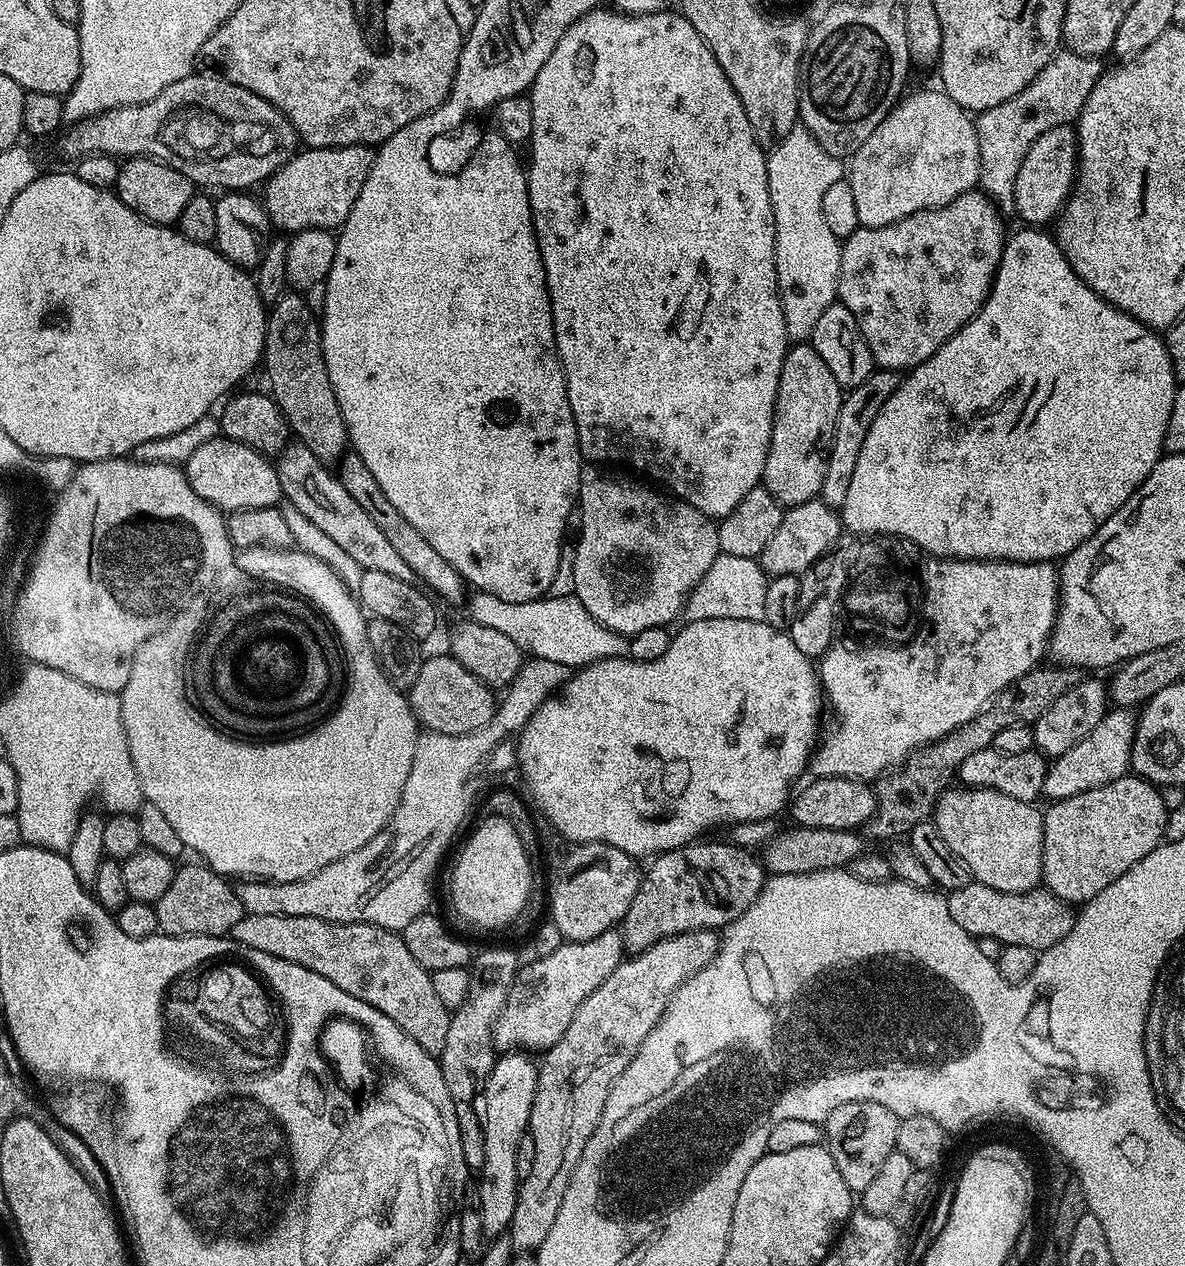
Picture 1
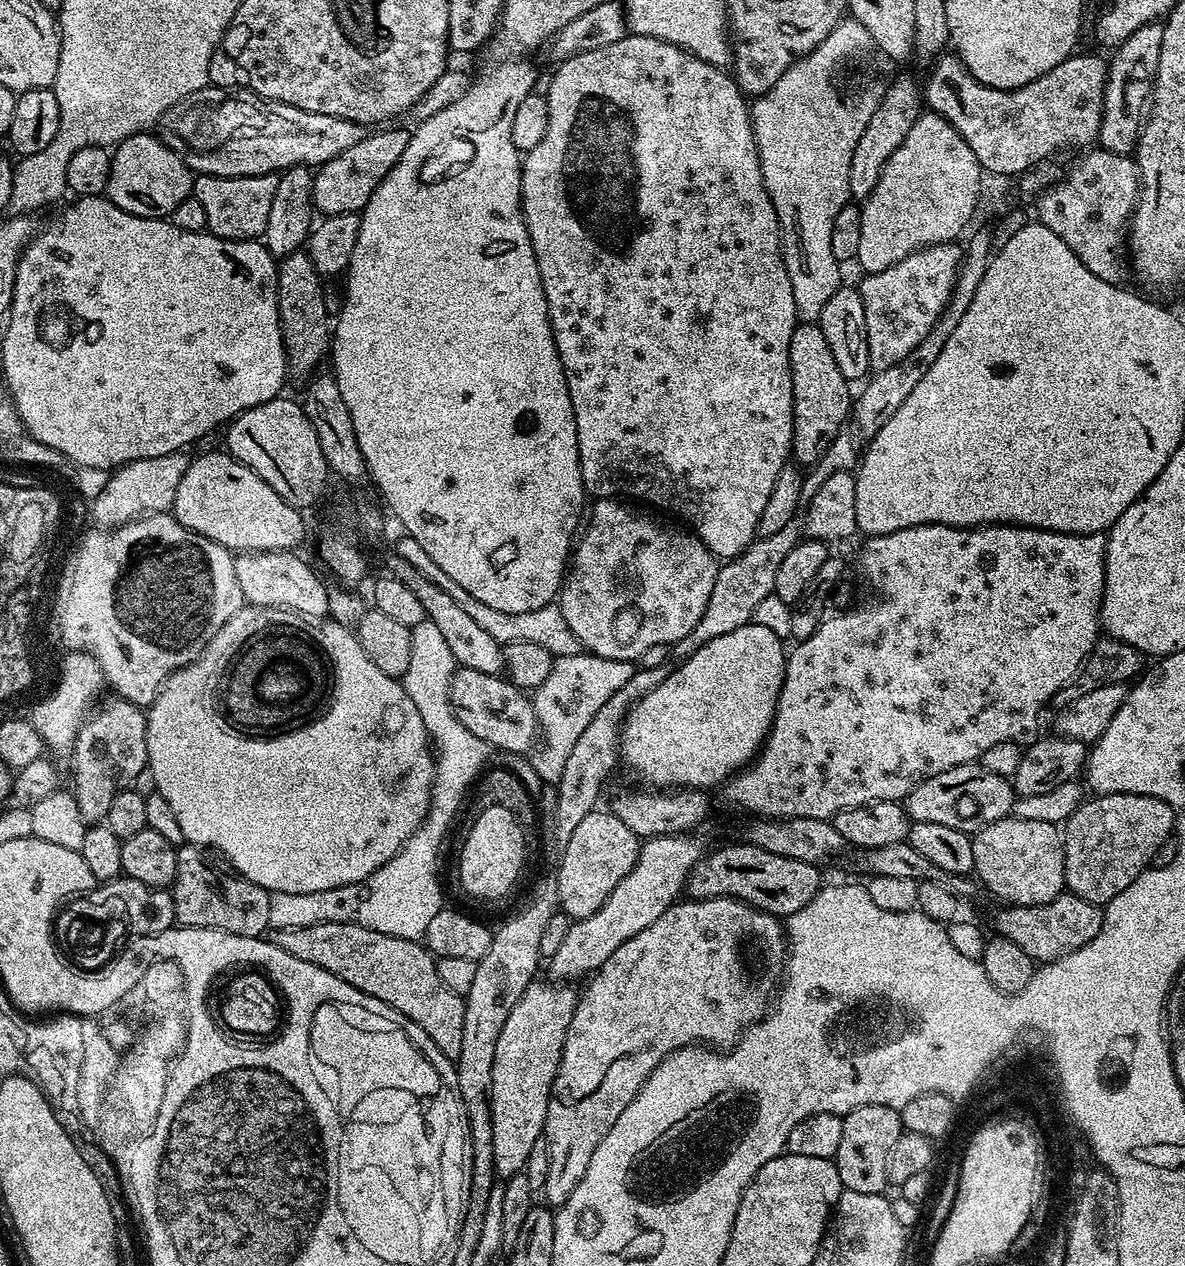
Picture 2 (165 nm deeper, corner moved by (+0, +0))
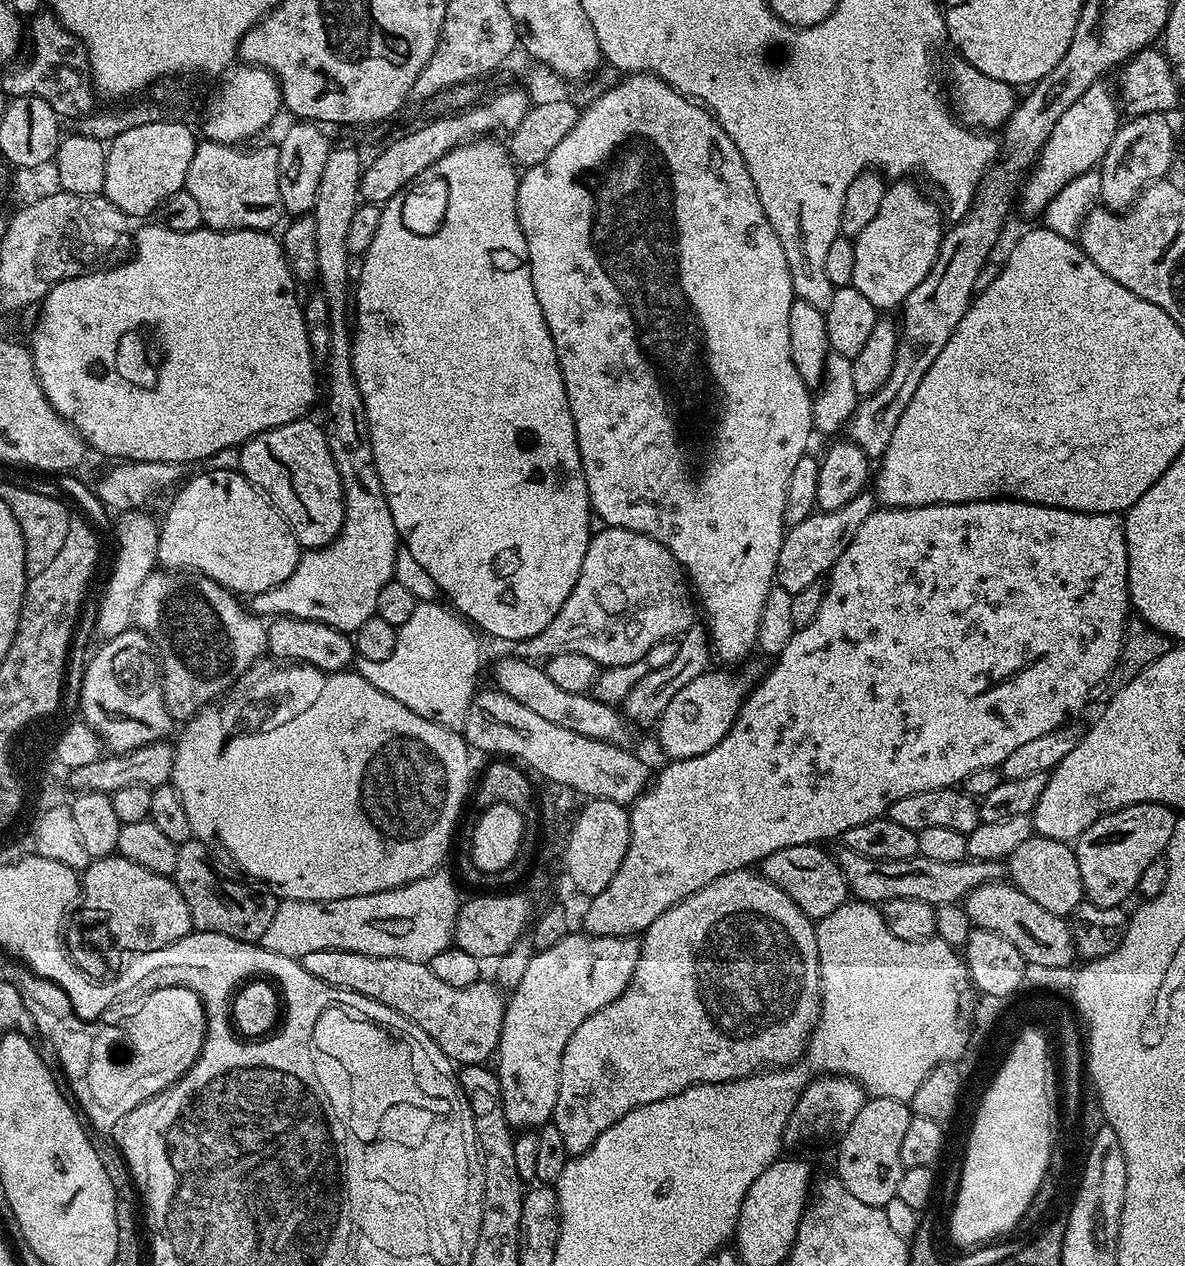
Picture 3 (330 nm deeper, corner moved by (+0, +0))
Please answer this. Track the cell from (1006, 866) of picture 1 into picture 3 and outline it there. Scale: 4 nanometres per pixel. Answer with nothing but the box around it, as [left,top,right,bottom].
[1006,834,1085,917]

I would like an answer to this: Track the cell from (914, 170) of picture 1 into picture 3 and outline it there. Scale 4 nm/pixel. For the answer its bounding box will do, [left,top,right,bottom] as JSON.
[852,180,944,311]

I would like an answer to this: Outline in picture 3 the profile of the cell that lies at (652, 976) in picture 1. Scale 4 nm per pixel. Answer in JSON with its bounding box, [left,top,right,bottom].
[551,870,820,1154]

